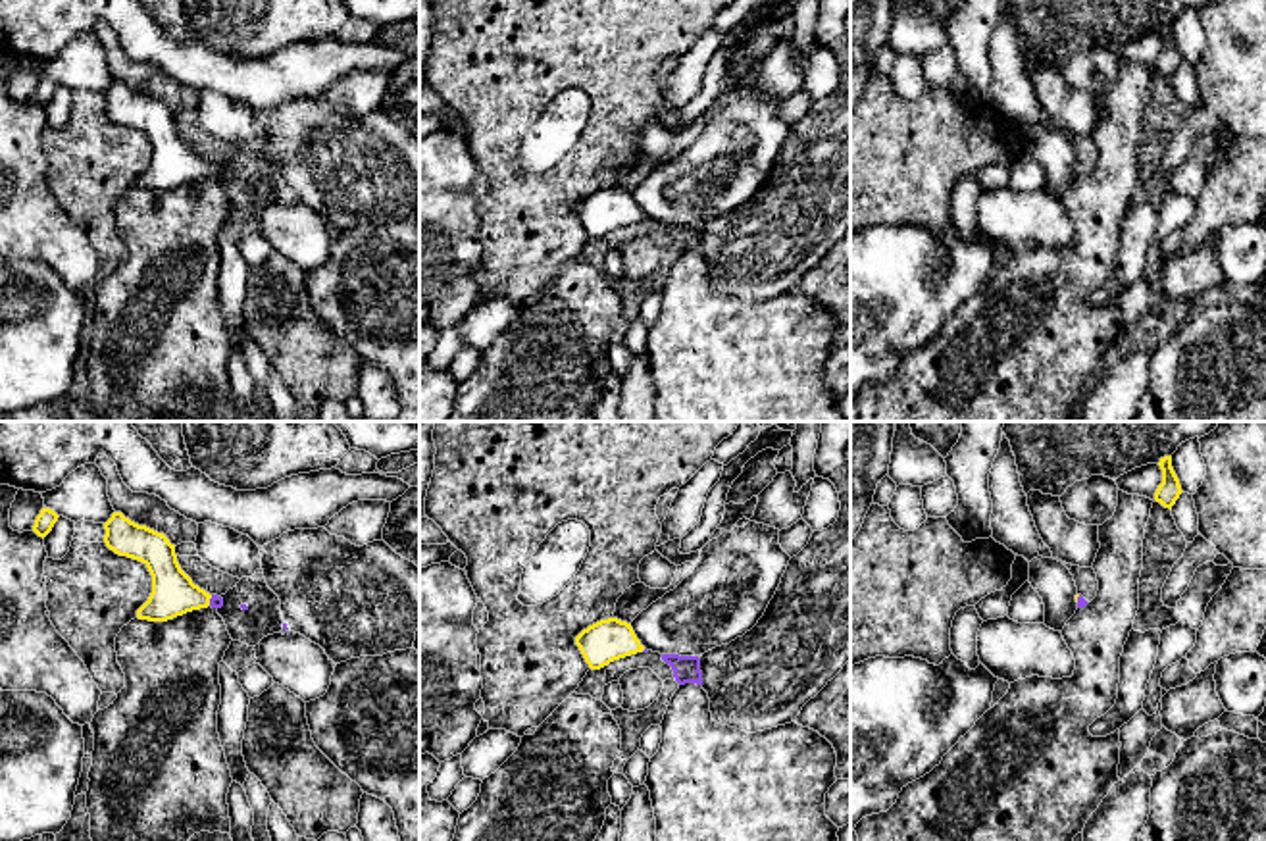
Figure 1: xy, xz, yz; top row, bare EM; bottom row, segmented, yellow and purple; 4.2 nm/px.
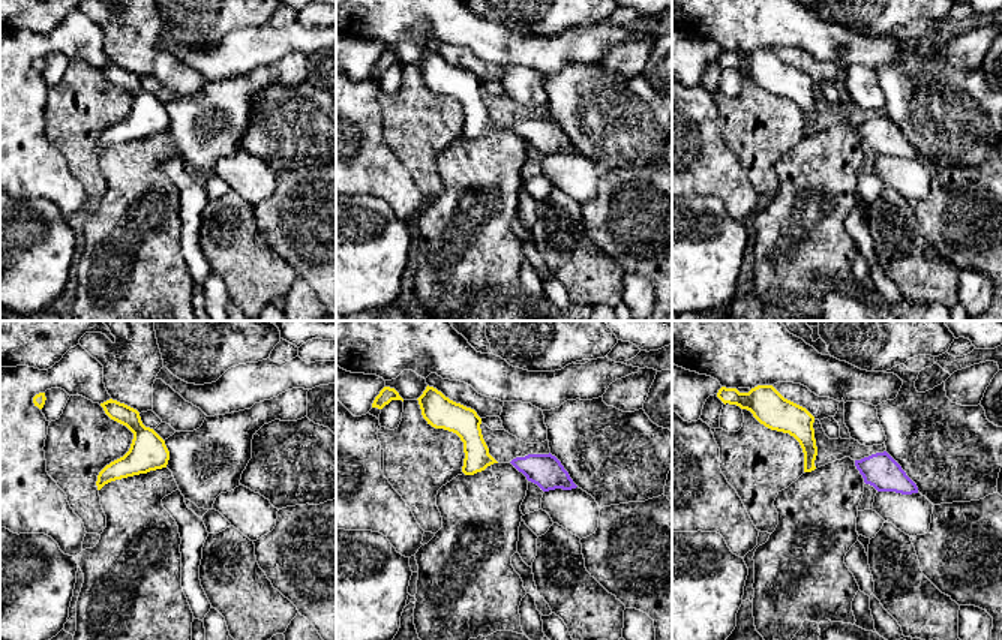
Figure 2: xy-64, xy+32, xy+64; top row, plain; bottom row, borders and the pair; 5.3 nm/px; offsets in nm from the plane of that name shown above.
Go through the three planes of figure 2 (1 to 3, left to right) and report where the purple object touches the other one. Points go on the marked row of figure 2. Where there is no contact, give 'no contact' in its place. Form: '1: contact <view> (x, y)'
1: no contact
2: no contact
3: no contact

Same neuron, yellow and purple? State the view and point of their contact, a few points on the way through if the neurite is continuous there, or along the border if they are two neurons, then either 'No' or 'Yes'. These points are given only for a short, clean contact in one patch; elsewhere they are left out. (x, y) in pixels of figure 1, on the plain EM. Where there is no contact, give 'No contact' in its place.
Touches yellow at xy (208, 170). Path across: xy (174, 162), (208, 170), (216, 170). Yes

